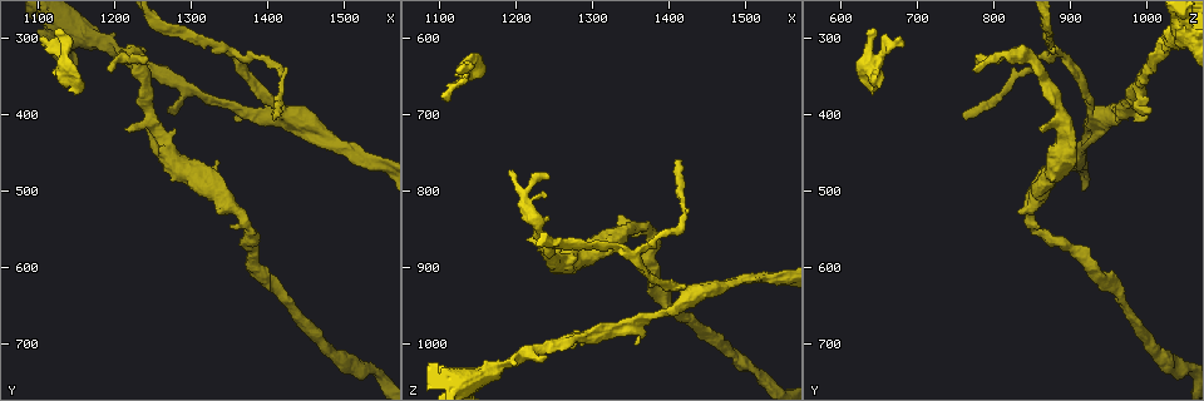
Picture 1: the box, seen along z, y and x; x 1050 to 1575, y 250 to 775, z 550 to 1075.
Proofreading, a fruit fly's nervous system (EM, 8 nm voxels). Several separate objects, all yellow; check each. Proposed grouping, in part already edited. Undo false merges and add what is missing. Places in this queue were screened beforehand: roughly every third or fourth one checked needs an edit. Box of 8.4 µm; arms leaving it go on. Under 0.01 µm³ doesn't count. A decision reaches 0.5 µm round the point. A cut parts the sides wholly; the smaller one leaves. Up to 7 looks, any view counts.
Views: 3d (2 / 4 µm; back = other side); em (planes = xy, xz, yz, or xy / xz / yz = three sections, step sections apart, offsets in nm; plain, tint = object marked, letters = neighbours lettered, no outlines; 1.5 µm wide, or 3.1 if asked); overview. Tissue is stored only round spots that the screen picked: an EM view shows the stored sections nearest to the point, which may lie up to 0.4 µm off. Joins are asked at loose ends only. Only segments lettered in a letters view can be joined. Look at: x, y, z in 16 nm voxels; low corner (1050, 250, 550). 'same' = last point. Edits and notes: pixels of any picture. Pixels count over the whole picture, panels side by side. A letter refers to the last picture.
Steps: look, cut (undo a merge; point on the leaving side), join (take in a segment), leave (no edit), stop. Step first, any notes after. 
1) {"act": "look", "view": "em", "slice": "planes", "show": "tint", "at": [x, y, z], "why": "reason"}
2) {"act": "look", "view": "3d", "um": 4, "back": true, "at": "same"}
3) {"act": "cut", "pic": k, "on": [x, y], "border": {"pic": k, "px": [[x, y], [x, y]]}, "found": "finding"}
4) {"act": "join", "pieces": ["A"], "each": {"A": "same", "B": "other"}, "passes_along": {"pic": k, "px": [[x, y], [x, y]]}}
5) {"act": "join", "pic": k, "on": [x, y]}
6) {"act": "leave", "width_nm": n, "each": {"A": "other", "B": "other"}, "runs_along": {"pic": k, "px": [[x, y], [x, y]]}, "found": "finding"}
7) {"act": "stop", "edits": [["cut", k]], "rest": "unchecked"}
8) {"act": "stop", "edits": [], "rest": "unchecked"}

{"act": "look", "view": "3d", "um": 2, "at": [1195, 310, 1030], "why": "calibre changes"}

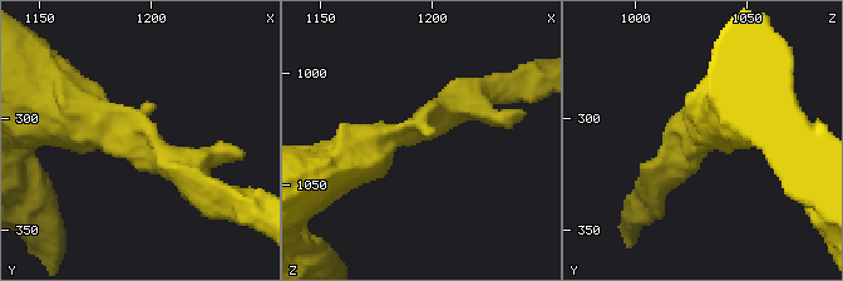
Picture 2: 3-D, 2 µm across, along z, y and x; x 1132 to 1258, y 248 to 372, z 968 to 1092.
{"act": "look", "view": "em", "slice": "planes", "show": "letters", "at": [1196, 314, 1024], "arm_widths_nm": [200, 420]}

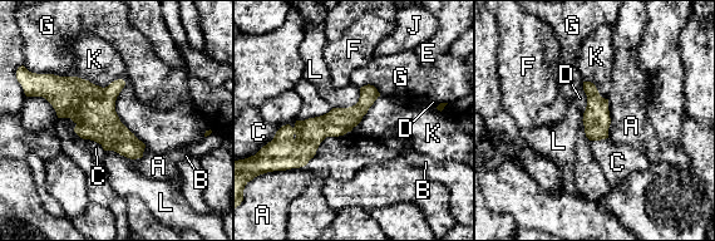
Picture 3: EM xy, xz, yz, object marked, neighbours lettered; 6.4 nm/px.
{"act": "leave", "width_nm": 170, "each": {"A": "other", "B": "other", "C": "other", "D": "other", "E": "other", "F": "other", "G": "other", "J": "other", "K": "other", "L": "other"}, "runs_along": {"pic": 3, "px": [[375, 94], [349, 118], [281, 133]]}, "found": "continuous, no second cell"}

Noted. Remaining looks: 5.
{"act": "look", "view": "3d", "um": 4, "at": [1290, 365, 995], "why": "abrupt turn"}

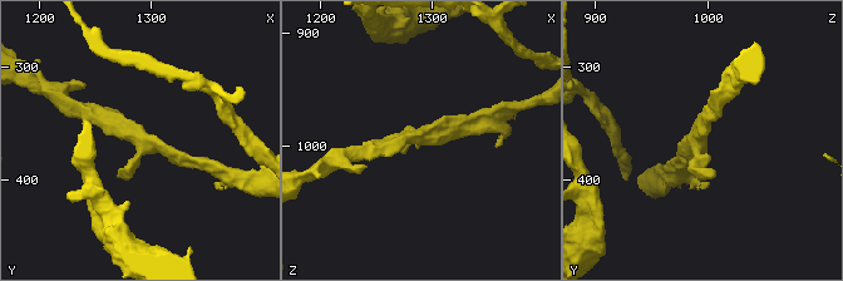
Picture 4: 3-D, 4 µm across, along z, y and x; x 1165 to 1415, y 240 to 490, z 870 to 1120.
{"act": "look", "view": "em", "slice": "planes", "show": "tint", "at": [1294, 368, 990]}

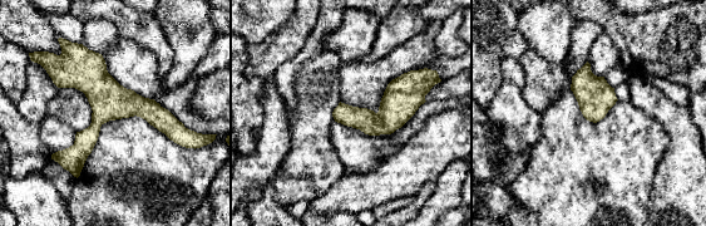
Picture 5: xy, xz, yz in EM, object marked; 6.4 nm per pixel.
{"act": "look", "view": "em", "slice": "planes", "show": "letters", "at": "same", "why": "see the neighbours"}

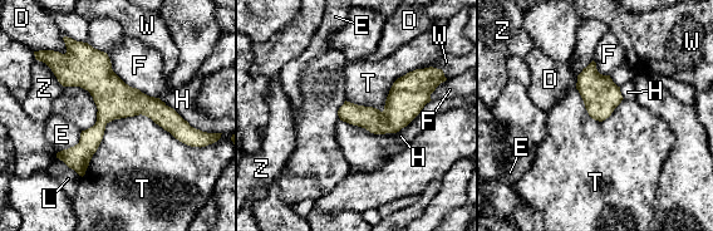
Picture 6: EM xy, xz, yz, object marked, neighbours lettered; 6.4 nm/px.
{"act": "leave", "width_nm": 150, "each": {"D": "other", "E": "other", "F": "other", "H": "other", "L": "other", "T": "other", "W": "other", "Z": "other"}, "runs_along": {"pic": 6, "px": [[52, 58], [155, 108], [180, 136]]}, "found": "one cell here"}

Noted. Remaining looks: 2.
{"act": "look", "view": "em", "slice": "planes", "show": "tint", "at": [1190, 340, 775], "why": "free end"}

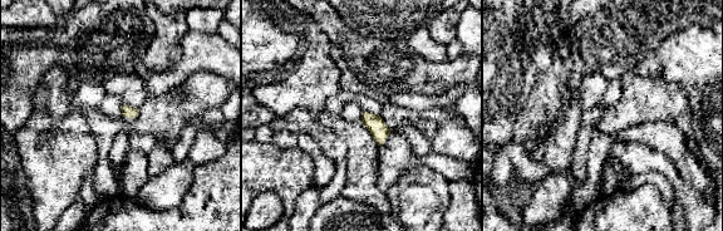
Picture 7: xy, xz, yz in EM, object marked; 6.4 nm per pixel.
{"act": "look", "view": "em", "slice": "planes", "show": "letters", "at": "same"}

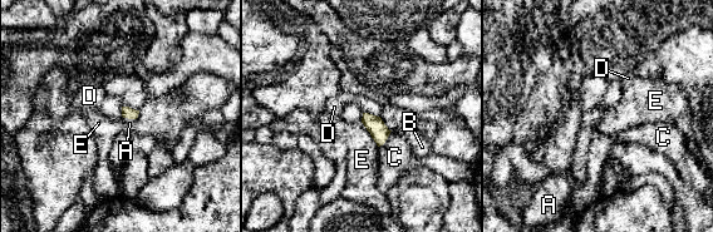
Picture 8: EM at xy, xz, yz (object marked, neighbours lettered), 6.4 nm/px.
{"act": "join", "pieces": ["A"], "each": {"A": "same", "B": "other", "C": "other", "D": "other", "E": "other"}, "passes_along": {"pic": 8, "px": [[127, 112], [129, 118], [129, 123]]}, "found": "the cell continues"}

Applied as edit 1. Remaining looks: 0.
{"act": "stop", "edits": [["join", 8]], "rest": "unchecked"}

